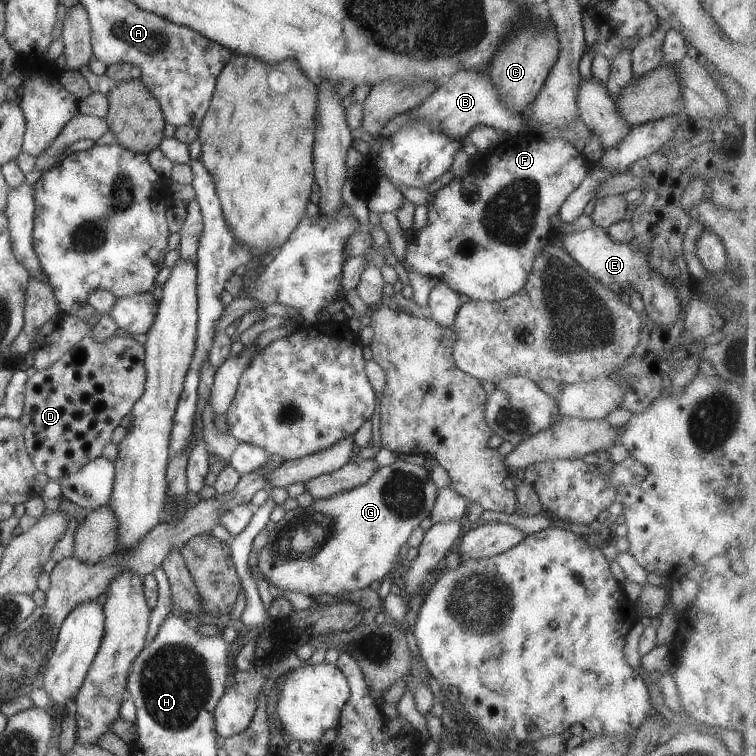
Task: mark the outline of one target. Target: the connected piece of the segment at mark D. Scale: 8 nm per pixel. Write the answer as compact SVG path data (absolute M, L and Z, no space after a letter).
M88 334L47 369L31 374L24 385L22 414L18 422L22 425L26 452L35 471L57 482L101 457L101 451L110 443L120 420L131 413L133 404L141 397L144 381L144 346L131 337L114 335L100 341Z

